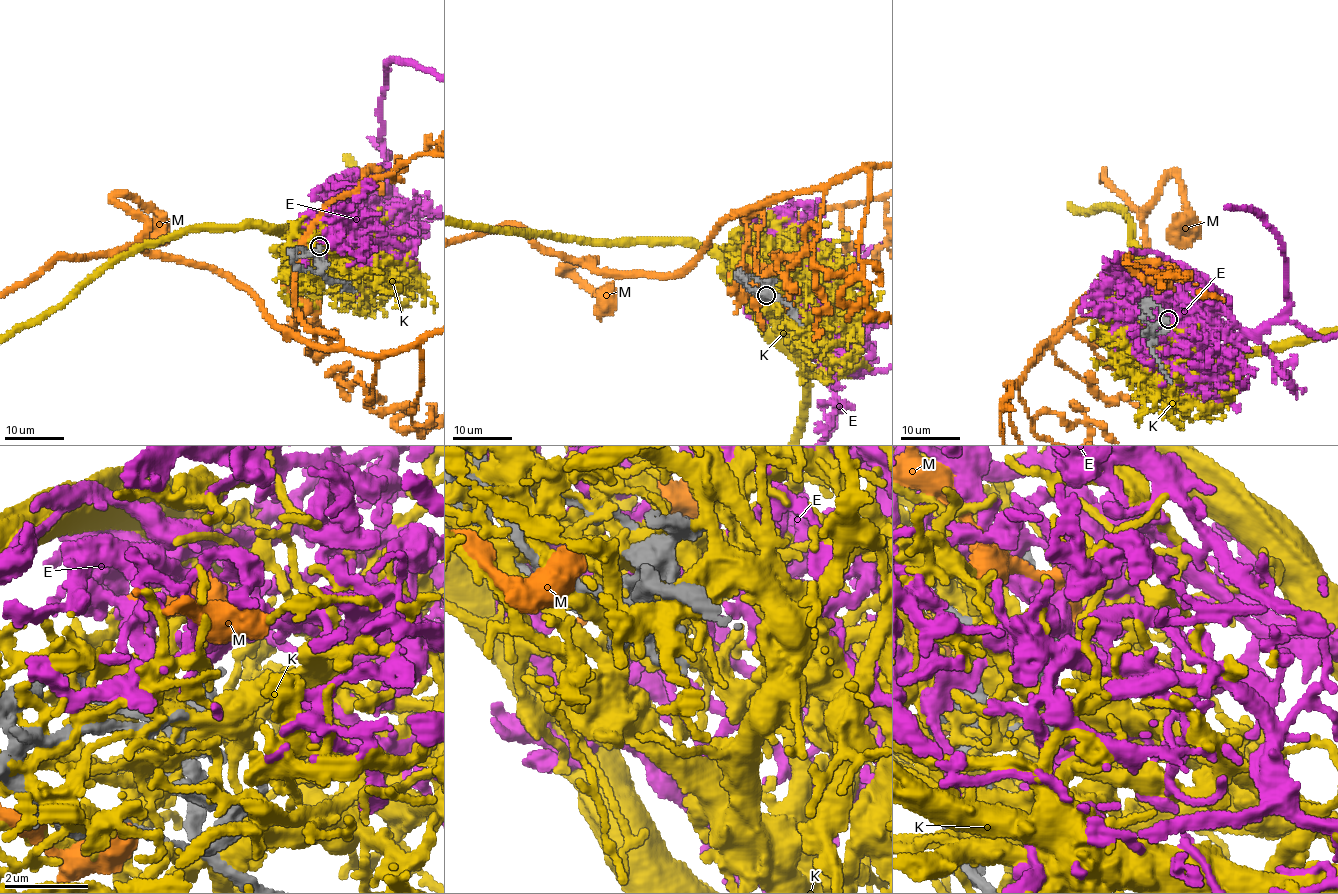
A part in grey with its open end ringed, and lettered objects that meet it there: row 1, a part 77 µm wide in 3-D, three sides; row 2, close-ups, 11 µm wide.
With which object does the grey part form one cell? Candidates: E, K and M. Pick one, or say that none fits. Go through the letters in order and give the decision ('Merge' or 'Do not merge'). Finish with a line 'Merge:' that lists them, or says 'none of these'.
E: Merge
K: Do not merge
M: Do not merge
Merge: E

